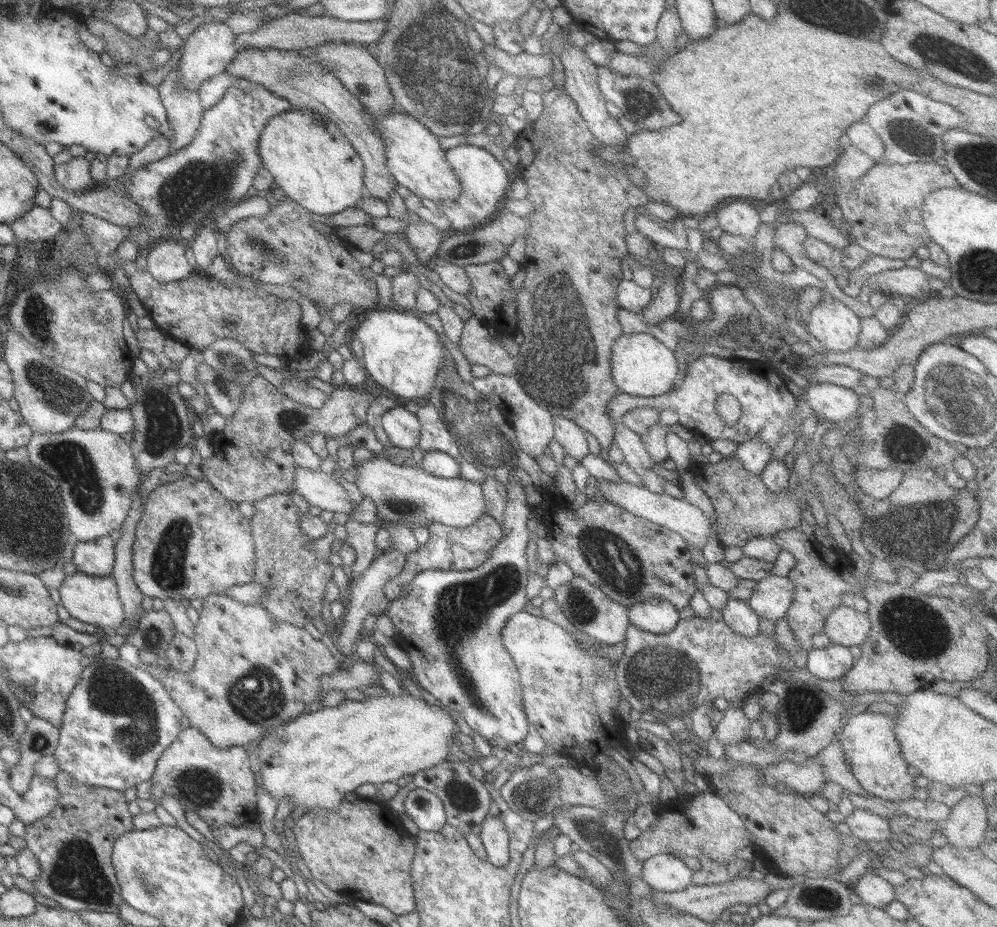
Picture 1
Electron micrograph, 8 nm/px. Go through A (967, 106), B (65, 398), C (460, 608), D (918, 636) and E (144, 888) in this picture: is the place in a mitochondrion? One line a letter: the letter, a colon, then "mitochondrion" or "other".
A: other
B: mitochondrion
C: mitochondrion
D: mitochondrion
E: mitochondrion

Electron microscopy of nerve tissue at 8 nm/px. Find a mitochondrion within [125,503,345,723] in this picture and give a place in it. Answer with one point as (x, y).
(168, 570)

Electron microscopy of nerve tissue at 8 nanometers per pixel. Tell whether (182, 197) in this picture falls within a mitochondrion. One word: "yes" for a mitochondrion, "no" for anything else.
yes

